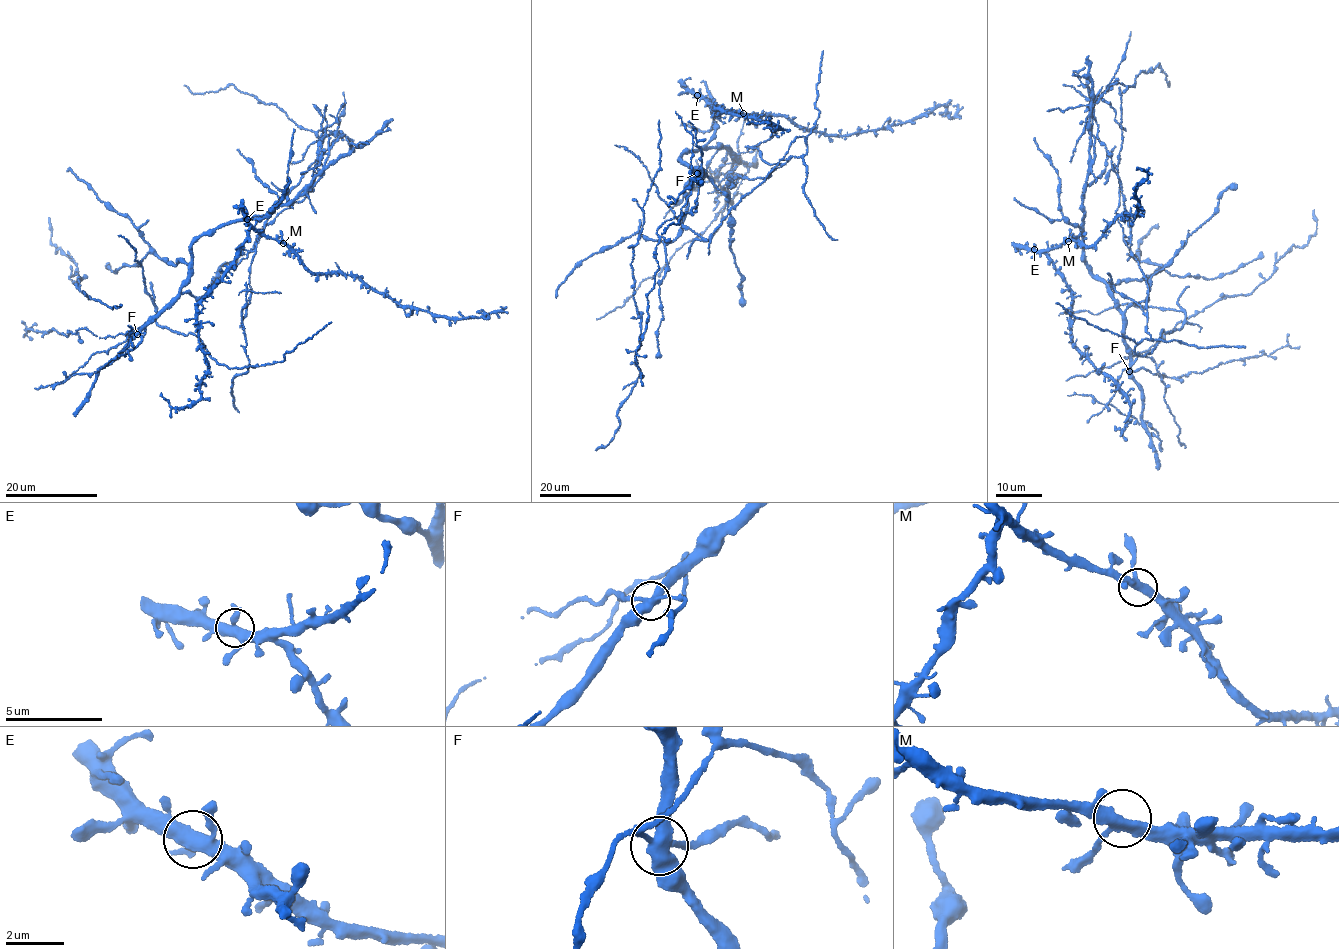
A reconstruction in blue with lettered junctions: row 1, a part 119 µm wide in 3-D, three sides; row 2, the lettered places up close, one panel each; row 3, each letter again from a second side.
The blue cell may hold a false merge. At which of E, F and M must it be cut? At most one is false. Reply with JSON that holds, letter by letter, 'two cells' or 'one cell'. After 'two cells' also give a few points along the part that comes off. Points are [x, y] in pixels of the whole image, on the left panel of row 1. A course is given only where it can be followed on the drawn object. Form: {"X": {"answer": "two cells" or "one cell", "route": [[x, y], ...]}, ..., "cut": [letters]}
{"E": {"answer": "one cell"}, "F": {"answer": "two cells", "route": [[136, 333], [193, 243], [286, 204], [328, 152], [249, 251], [255, 366], [157, 324], [118, 235]]}, "M": {"answer": "one cell"}, "cut": ["F"]}

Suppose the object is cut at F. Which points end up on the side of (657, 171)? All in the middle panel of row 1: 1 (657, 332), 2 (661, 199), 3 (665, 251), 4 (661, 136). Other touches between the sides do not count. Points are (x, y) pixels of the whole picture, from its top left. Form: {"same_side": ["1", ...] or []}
{"same_side": ["4"]}

